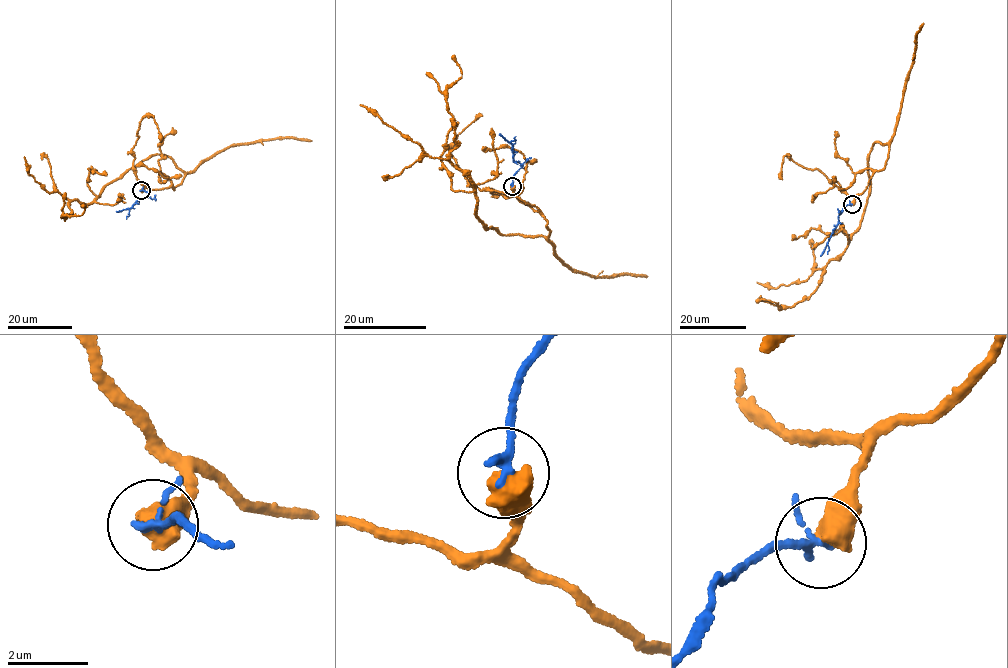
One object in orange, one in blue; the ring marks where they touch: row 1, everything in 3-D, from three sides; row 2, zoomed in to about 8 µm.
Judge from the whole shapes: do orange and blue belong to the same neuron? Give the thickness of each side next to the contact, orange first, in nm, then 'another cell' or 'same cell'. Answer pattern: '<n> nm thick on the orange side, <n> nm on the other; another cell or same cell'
700 nm thick on the orange side, 160 nm on the other; another cell

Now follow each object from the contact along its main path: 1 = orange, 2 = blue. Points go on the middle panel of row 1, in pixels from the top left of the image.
1: (512, 186), (540, 210), (547, 237), (506, 235), (476, 214), (469, 177), (449, 158), (454, 54)
2: (512, 186), (521, 167), (514, 161), (513, 146), (500, 133)

